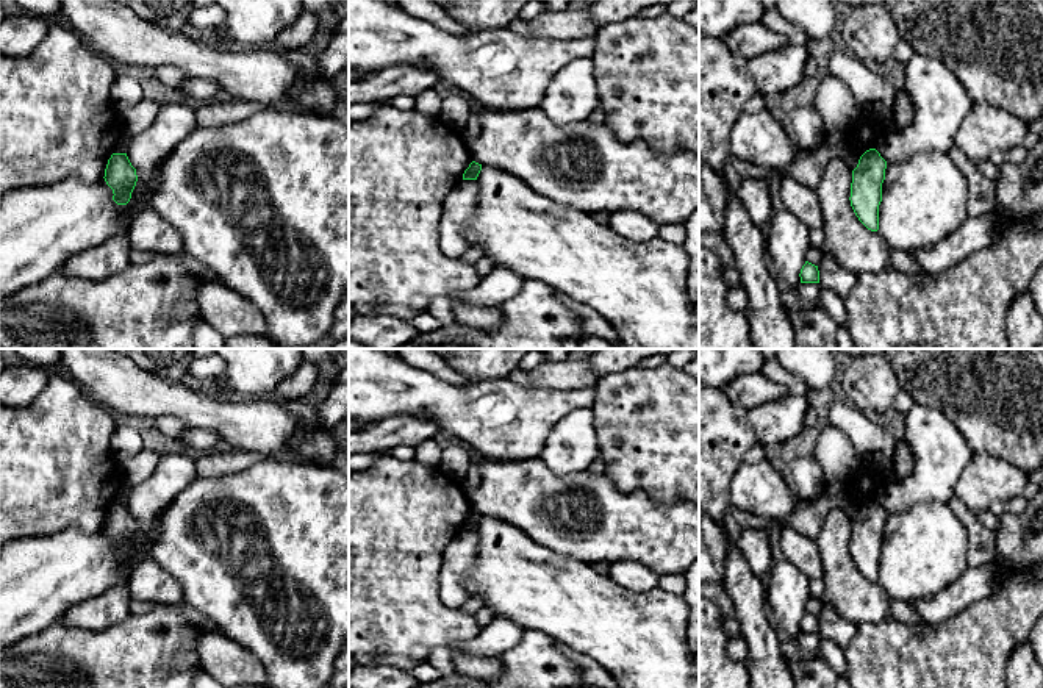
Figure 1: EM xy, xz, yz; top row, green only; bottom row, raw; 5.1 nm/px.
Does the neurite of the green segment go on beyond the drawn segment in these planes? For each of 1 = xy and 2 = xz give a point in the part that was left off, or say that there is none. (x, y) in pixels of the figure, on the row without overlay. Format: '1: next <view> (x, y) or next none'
1: next none
2: next none

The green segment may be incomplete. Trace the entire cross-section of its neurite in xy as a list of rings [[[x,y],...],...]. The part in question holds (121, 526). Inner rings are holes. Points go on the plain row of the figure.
[[[113,503],[105,519],[105,532],[113,539],[113,550],[127,555],[136,536],[138,525],[127,503]]]

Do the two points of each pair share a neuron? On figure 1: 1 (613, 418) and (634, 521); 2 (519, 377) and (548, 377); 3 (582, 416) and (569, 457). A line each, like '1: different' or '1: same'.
1: different
2: different
3: same

